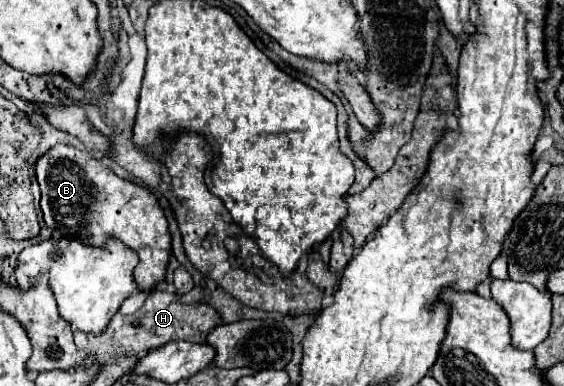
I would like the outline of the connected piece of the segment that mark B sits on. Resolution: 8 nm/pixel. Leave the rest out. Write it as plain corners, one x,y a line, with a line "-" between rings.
56,145
42,155
36,163
36,179
42,191
40,207
44,221
52,231
92,247
104,247
112,237
122,241
140,257
134,271
140,293
156,291
158,285
166,281
168,263
172,257
172,235
168,229
168,219
150,189
118,177
112,169
92,159
86,151
70,145

